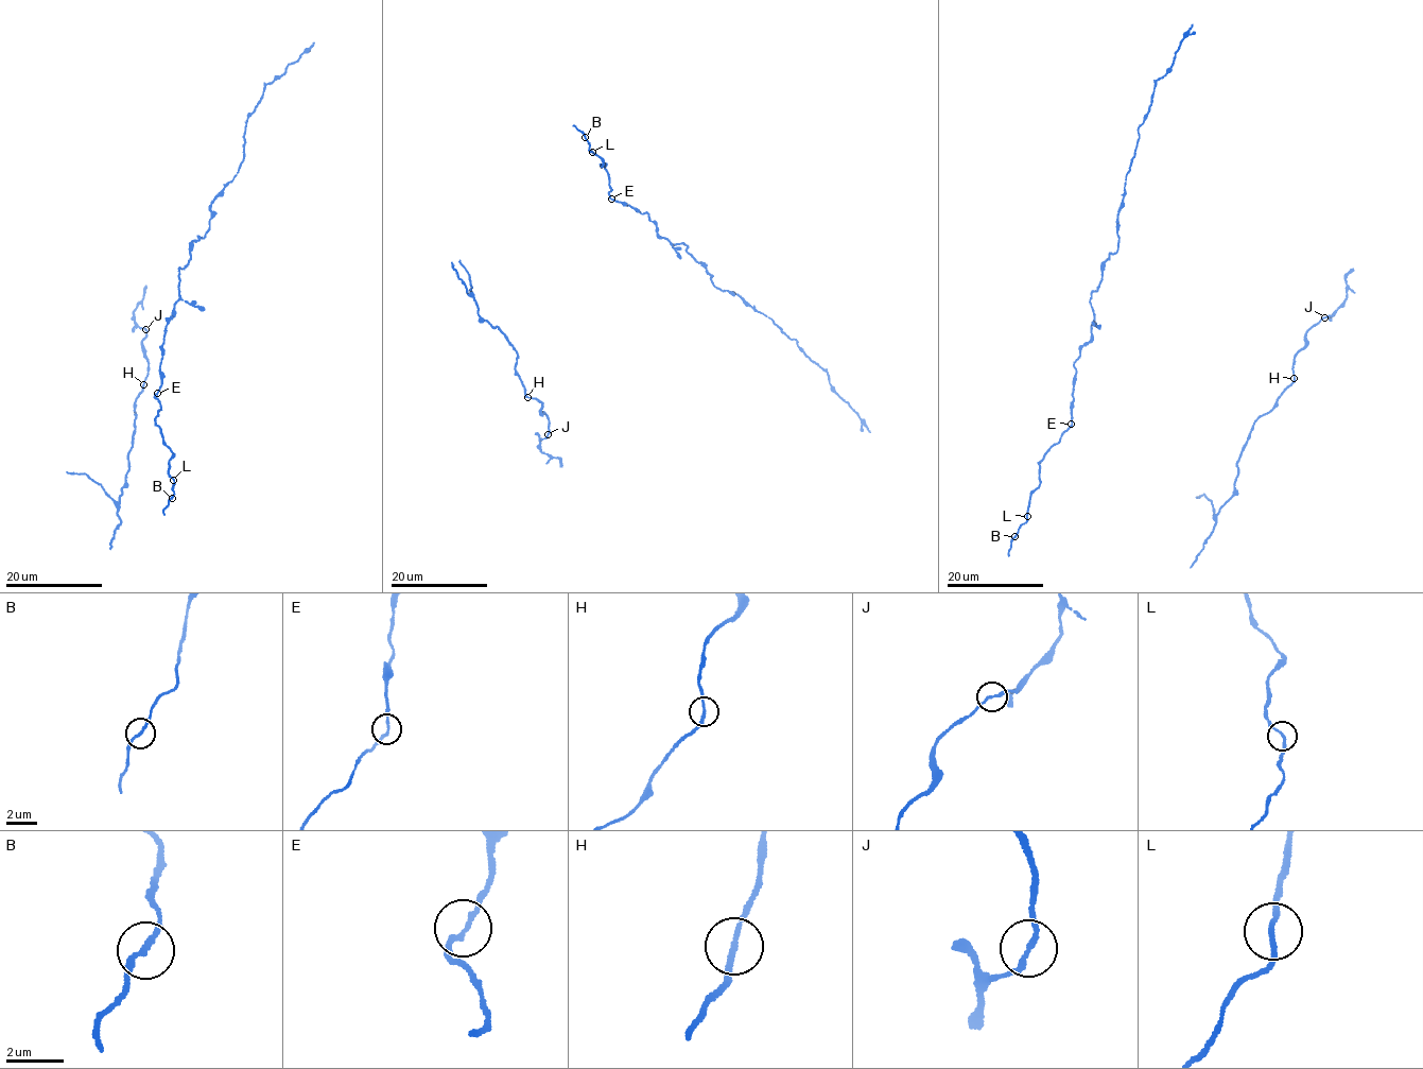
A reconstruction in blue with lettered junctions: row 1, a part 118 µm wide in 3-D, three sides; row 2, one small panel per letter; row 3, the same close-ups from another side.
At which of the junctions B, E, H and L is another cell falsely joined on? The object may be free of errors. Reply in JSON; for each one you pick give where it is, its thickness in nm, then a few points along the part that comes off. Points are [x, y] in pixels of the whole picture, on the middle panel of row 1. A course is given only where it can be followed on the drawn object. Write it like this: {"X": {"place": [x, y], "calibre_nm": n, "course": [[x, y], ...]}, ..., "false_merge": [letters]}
{"false_merge": []}

